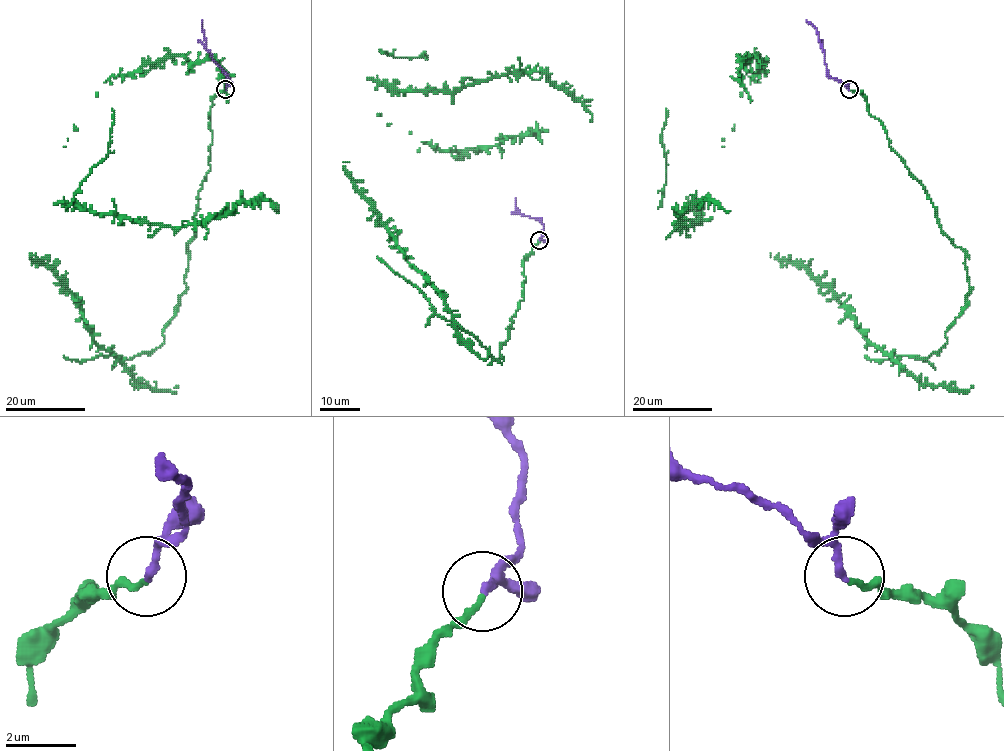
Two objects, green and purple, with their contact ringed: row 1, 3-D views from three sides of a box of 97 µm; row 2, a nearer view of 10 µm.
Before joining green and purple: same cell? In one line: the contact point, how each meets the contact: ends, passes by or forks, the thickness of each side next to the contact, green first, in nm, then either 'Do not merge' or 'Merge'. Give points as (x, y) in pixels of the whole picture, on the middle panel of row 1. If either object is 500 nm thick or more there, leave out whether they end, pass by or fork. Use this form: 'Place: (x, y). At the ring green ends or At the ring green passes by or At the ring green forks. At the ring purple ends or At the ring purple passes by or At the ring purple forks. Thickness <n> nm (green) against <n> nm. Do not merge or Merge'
Place: (539, 240). At the ring green ends. At the ring purple ends. Thickness 180 nm (green) against 220 nm. Merge

